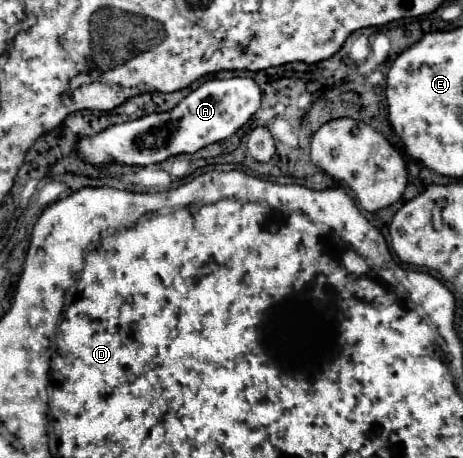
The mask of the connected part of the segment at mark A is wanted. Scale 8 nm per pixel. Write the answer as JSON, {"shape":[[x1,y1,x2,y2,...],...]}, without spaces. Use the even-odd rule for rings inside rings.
{"shape":[[248,76,234,78,210,78,204,80,194,92,178,102,176,108,162,114,148,114,132,122,114,124,96,136,78,140,76,154,94,166,104,166,108,162,130,164,130,166,150,166,160,164,176,154,194,154,196,150,220,142,232,136,240,126,244,126,250,116,260,108,262,90]]}

